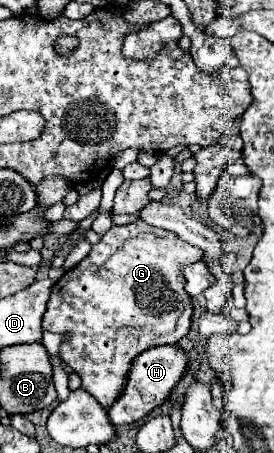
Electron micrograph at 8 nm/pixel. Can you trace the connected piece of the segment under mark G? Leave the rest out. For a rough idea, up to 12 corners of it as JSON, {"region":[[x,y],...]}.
{"region":[[135,220],[51,288],[43,330],[103,406],[191,328],[203,252]]}

